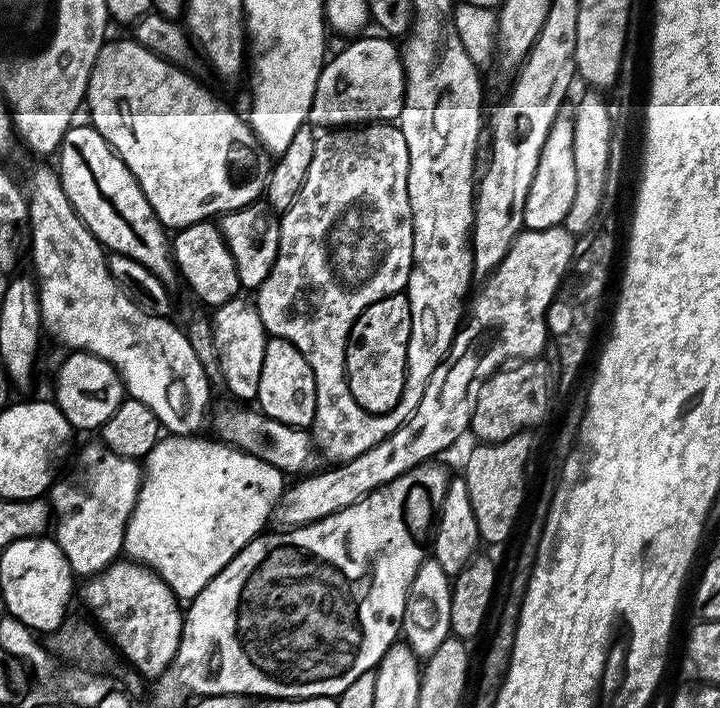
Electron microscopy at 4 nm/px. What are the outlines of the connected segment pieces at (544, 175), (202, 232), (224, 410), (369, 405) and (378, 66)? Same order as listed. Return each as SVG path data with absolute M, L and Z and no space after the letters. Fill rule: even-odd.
M559 114L549 128L545 144L542 146L538 168L534 171L529 194L526 197L524 228L527 230L546 230L563 225L570 205L574 203L574 190L577 177L574 170L574 122L572 116Z
M201 222L179 229L171 237L170 247L175 267L183 281L185 278L192 287L197 301L223 302L237 299L238 293L241 291L238 270L234 266L234 258L230 254L230 250L224 244L224 236L215 223Z
M240 402L231 403L222 405L220 409L217 407L210 420L211 427L216 427L215 435L223 443L240 448L243 452L250 453L251 456L257 456L259 460L273 464L285 474L300 471L303 473L313 467L311 464L312 452L314 456L314 441L311 431L286 426L282 422L271 420L255 407L245 406ZM303 468L308 469L303 470Z
M395 292L362 310L348 335L344 370L348 374L348 385L352 403L362 406L367 412L388 412L403 397L404 383L410 378L410 345L412 342L412 302L404 292Z
M384 36L353 39L320 69L308 121L318 128L356 126L361 123L397 121L405 96L403 55Z

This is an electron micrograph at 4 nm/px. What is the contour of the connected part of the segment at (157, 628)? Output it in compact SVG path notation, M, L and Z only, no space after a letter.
M117 558L94 576L83 581L84 604L89 608L91 619L100 631L118 649L119 655L125 656L144 676L155 678L162 675L170 666L174 654L180 645L180 635L184 629L184 612L178 597L170 590L170 586L161 576L127 558Z

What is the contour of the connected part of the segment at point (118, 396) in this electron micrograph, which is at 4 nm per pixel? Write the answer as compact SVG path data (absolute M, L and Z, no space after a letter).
M72 350L67 354L69 356L61 362L60 369L56 372L55 404L72 424L73 429L103 429L104 423L126 399L120 371L108 360L95 356L93 352Z

